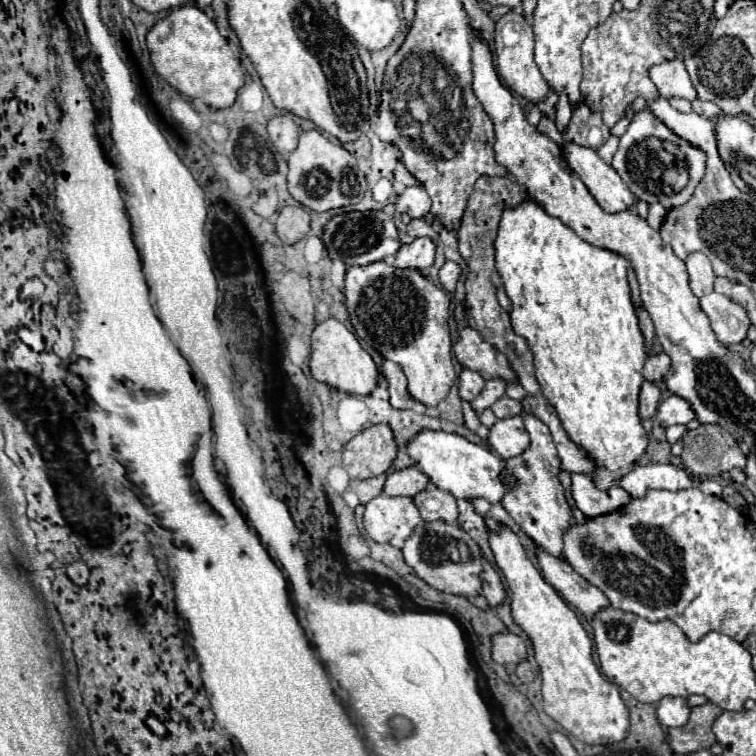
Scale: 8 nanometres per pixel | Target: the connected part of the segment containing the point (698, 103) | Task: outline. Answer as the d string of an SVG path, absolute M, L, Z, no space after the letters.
M695 99L691 105L693 105L693 111L695 111L695 113L699 113L701 117L715 119L717 115L721 115L721 109L719 109L715 103L711 103L711 101L701 101L701 99Z

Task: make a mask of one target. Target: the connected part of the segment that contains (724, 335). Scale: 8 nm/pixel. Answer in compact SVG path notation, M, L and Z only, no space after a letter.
M709 293L699 299L699 305L707 313L711 329L723 345L735 345L747 337L751 321L739 303L725 295Z

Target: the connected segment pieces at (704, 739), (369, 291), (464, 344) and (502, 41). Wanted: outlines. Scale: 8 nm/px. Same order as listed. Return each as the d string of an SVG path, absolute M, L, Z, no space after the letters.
M715 703L693 707L685 727L675 727L667 731L667 743L671 745L673 753L695 753L709 749L715 743L711 727L721 713L723 709L719 709L719 705Z
M375 261L363 267L349 267L345 273L345 305L351 315L351 325L357 337L365 339L373 349L377 349L385 359L391 359L401 365L403 373L407 375L407 389L409 393L423 403L425 407L439 405L451 385L455 383L457 375L451 363L451 335L447 327L449 317L449 297L445 291L437 289L429 283L419 271L413 269L397 269L387 261Z
M465 327L459 333L459 339L453 351L455 351L457 361L463 367L481 373L485 381L495 379L495 377L503 379L505 383L517 381L515 371L511 369L511 363L507 361L507 357L503 357L503 353L499 353L495 347L483 341L483 337L471 327Z
M517 13L503 15L495 23L493 41L495 41L495 57L497 57L497 75L499 75L501 83L533 105L537 105L539 101L545 101L547 99L547 81L533 61L533 29L527 23L527 19Z

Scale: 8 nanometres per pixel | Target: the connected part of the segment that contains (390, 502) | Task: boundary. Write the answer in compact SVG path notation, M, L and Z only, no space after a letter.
M385 493L373 497L363 515L363 527L377 543L387 543L391 537L407 539L421 521L411 497L389 497Z

